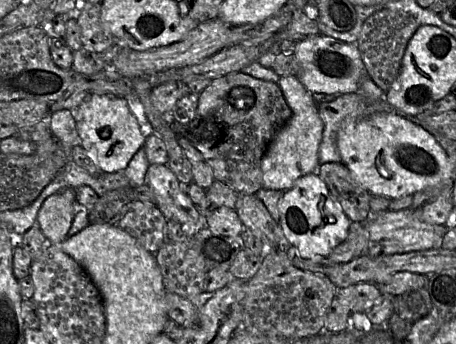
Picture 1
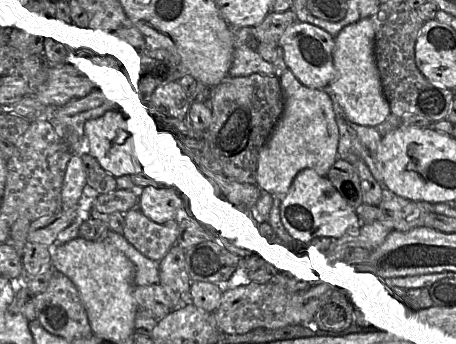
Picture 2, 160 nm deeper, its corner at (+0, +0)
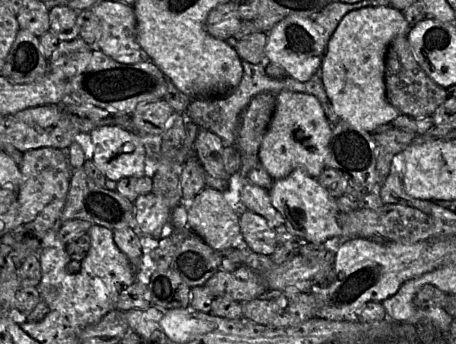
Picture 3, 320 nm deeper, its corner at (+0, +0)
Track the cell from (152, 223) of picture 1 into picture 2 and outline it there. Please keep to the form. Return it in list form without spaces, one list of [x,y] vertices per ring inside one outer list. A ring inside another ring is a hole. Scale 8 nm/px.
[[[138,207],[127,211],[124,218],[122,235],[145,257],[159,263],[175,245],[178,220],[158,224],[147,218]]]

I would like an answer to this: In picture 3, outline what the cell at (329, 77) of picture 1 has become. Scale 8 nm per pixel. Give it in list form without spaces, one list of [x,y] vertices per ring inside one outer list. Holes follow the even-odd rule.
[[[287,16],[267,32],[266,65],[270,62],[282,67],[286,74],[295,80],[308,81],[321,66],[324,53],[325,46],[319,33],[319,26],[312,18]]]

